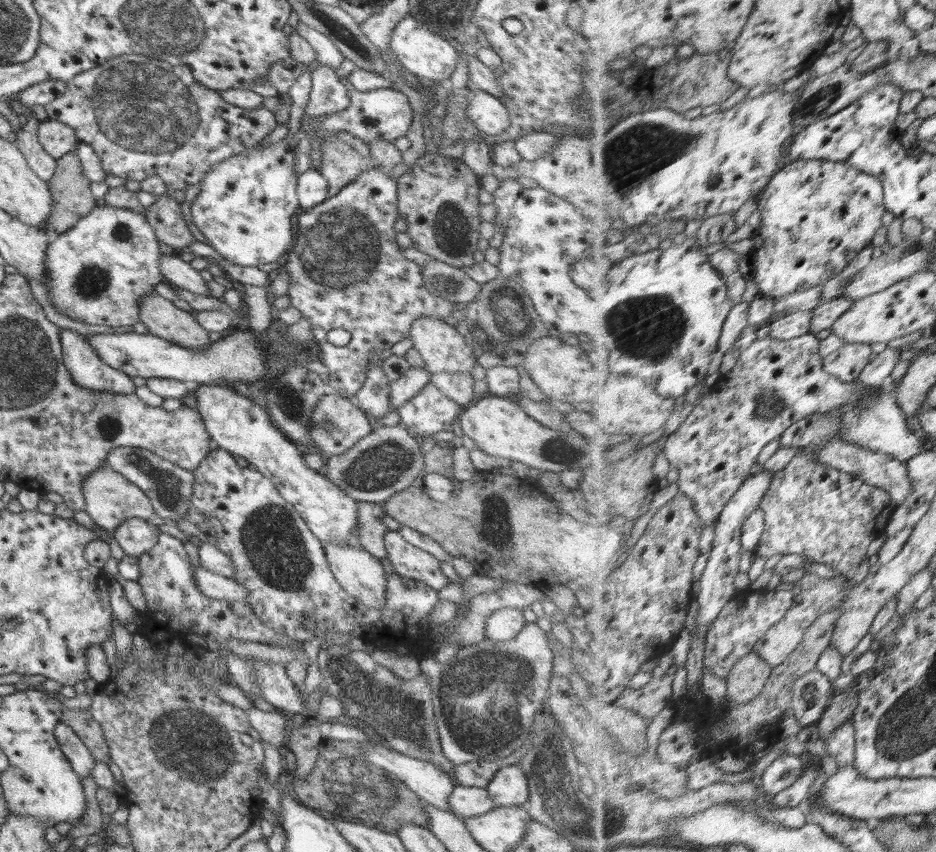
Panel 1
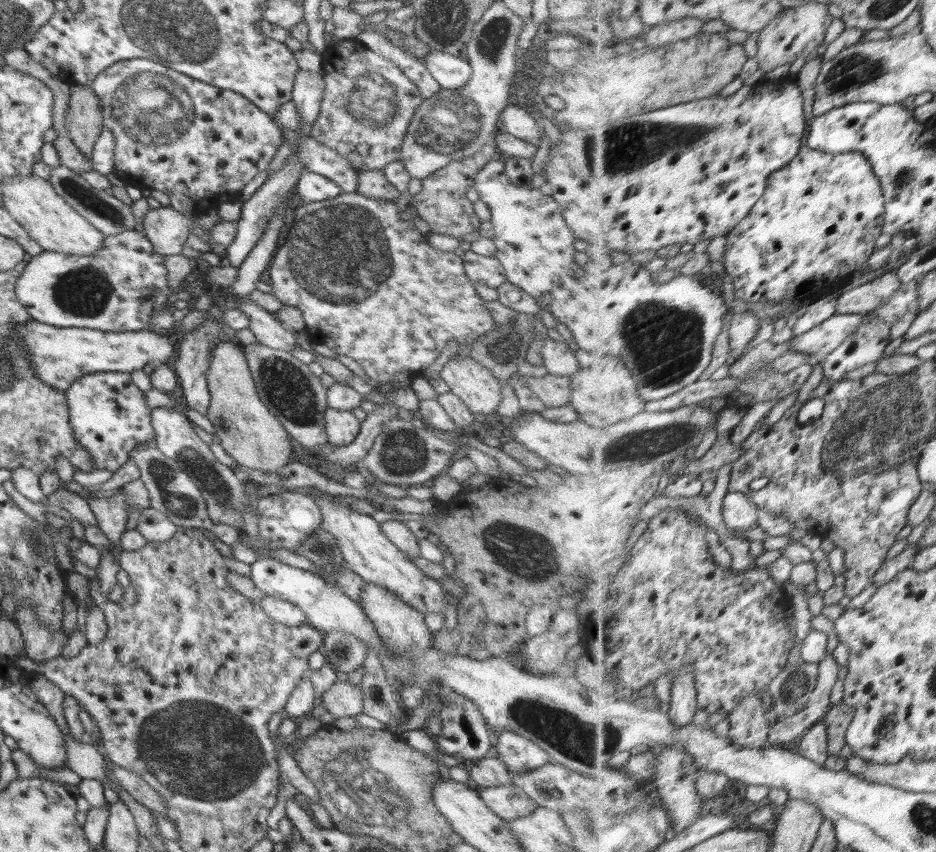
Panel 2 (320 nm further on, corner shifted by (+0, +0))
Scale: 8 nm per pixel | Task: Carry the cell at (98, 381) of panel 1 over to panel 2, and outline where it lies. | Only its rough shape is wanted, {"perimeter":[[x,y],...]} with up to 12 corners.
{"perimeter":[[90,373],[65,395],[74,438],[114,473],[152,444],[131,373]]}

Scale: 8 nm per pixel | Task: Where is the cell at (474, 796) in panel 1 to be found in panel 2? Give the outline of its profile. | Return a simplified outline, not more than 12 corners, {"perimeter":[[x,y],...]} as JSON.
{"perimeter":[[515,785],[477,789],[505,821],[539,806]]}

